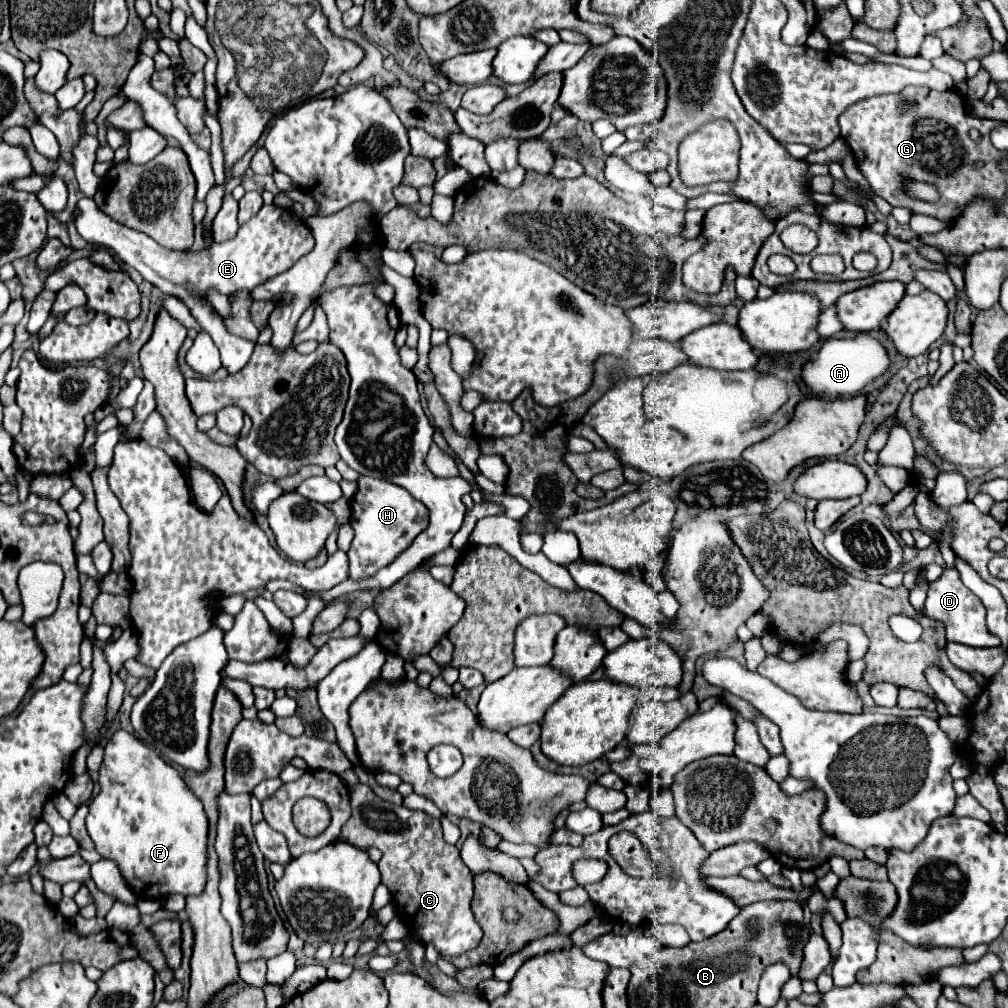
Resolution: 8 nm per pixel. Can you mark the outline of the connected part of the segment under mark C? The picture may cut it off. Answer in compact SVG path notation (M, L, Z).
M357 784L351 788L351 800L353 800L353 816L345 824L339 838L357 848L363 848L363 850L369 846L377 846L383 852L383 858L379 862L381 882L389 888L397 916L405 920L405 924L409 928L409 936L417 938L425 946L427 944L435 946L435 950L441 956L461 956L461 954L471 952L473 948L477 948L483 938L483 932L471 912L473 872L461 860L459 848L445 842L441 822L425 812L409 810L405 806L395 806L387 800L381 800L365 784Z

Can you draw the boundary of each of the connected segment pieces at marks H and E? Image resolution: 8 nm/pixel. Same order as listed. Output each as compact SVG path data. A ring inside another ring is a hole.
M361 476L359 490L351 498L351 520L349 524L355 530L353 544L347 552L349 556L349 578L361 580L361 574L377 574L381 568L389 566L415 536L429 524L427 508L409 496L409 492L393 482Z
M91 198L79 200L77 210L79 210L79 214L75 216L77 232L87 242L113 250L125 264L135 268L147 282L157 286L161 292L177 296L189 308L193 318L199 322L199 326L211 334L213 342L221 352L221 362L229 372L237 372L247 364L255 344L225 330L227 326L223 318L207 300L207 290L215 288L221 294L231 294L241 288L253 290L257 284L285 272L297 262L297 258L313 250L313 236L309 228L303 222L297 224L291 218L291 210L277 208L273 204L271 206L265 204L253 220L249 220L239 228L235 238L221 244L213 242L209 248L203 248L199 252L163 248L143 232L137 232L133 228L127 228L111 220L105 212L97 208L97 204ZM233 338L237 339L236 348L233 347Z

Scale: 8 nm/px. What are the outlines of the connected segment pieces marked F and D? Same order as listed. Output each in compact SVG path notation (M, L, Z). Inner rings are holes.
M117 730L105 744L99 794L89 800L87 830L97 852L117 862L137 898L203 892L207 880L207 816L203 804L171 764L127 730Z
M943 568L943 574L929 584L927 600L925 600L925 616L937 620L945 626L947 642L957 642L967 646L999 646L1001 640L989 634L985 626L985 606L983 602L961 582L959 572L955 568Z

